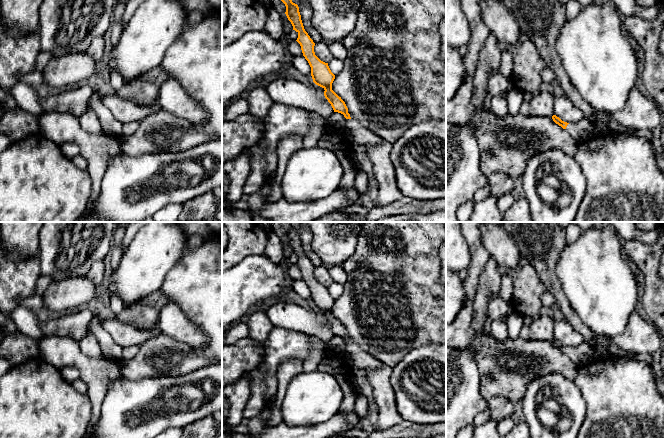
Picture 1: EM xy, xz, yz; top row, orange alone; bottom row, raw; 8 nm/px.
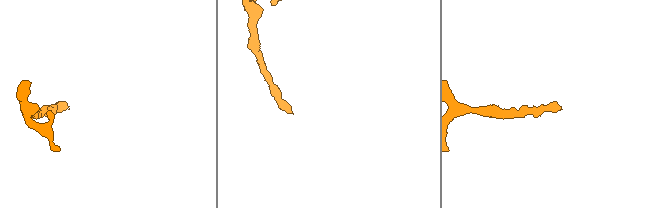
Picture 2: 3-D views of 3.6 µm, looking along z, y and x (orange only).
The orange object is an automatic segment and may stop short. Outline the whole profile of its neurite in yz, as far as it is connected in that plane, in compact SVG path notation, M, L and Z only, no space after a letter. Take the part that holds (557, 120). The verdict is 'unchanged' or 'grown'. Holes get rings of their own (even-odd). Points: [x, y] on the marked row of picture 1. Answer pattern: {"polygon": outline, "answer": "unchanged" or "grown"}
{"polygon": "M553 115L552 119L563 129L566 129L577 142L584 141L593 135L594 124L585 117L576 123L564 122L556 115Z", "answer": "grown"}

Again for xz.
{"polygon": "M292 0L281 1L286 6L285 14L291 22L293 30L298 33L296 41L300 44L303 56L311 67L313 82L325 90L324 96L331 104L334 112L341 113L346 118L344 130L346 139L352 146L363 145L368 147L378 145L382 139L362 126L358 121L353 120L348 113L345 102L332 90L332 83L335 79L335 75L331 72L328 63L321 61L315 55L315 43L304 29L298 5L293 3Z", "answer": "grown"}

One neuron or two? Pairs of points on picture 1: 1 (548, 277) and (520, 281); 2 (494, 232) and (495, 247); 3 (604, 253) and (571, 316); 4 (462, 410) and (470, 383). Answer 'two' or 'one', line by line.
1: two
2: one
3: two
4: one

